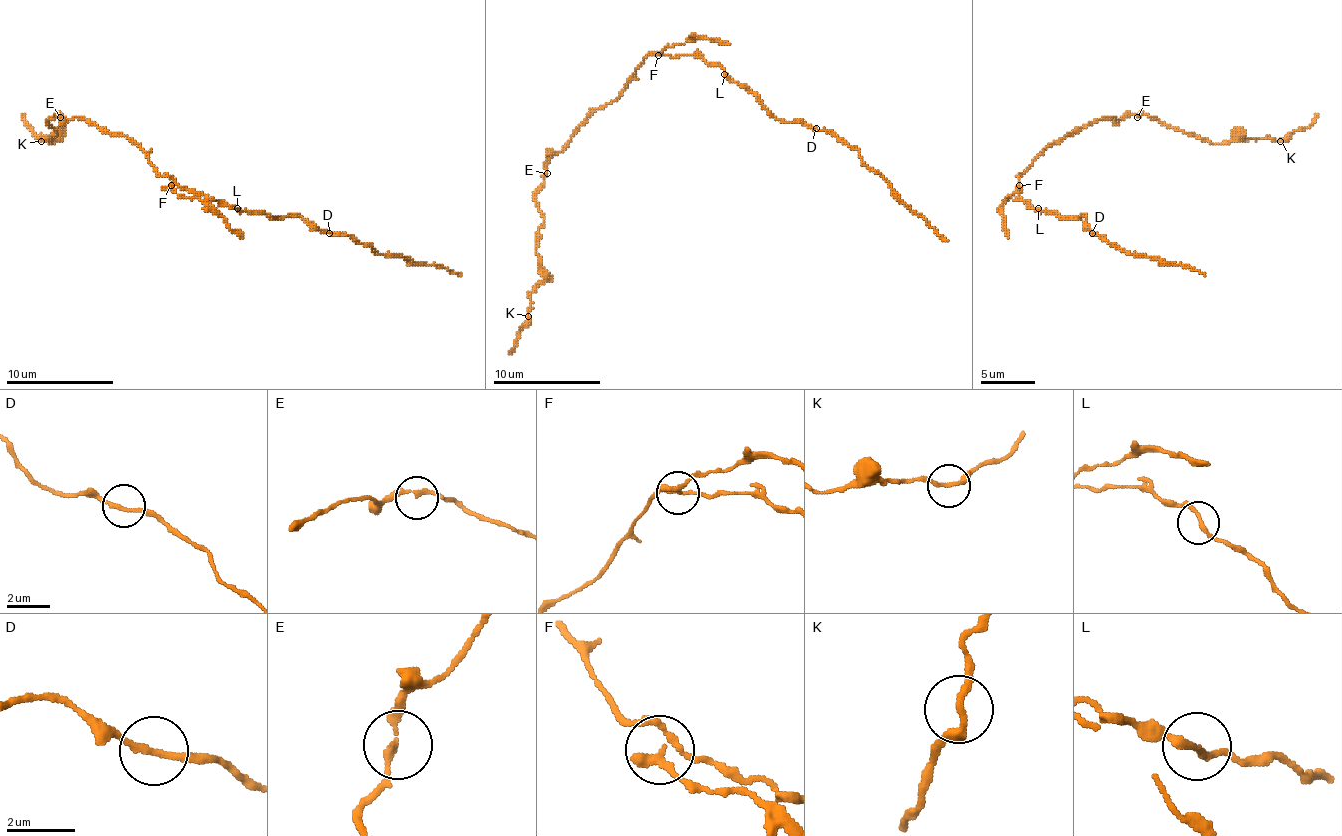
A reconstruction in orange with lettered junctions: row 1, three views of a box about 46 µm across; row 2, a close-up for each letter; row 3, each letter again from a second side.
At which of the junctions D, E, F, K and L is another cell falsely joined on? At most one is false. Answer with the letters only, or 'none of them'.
F

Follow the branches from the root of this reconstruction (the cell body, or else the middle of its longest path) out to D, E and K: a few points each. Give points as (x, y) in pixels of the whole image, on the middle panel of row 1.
D: (649, 55), (673, 57), (695, 55), (714, 63), (735, 82), (743, 84), (778, 119), (816, 128)
E: (649, 55), (625, 84), (622, 92), (614, 101), (600, 106), (568, 144), (549, 160), (547, 173)
K: (649, 55), (622, 92), (547, 165), (536, 195), (544, 219), (536, 249), (544, 278), (530, 295), (528, 316)

